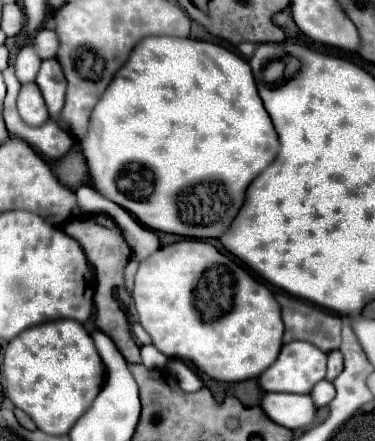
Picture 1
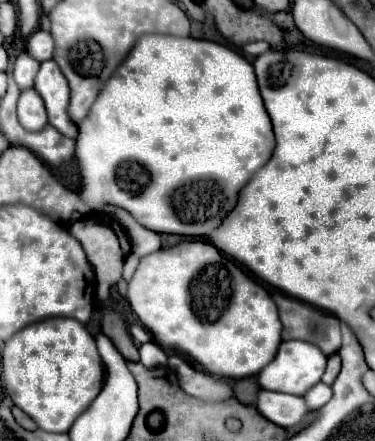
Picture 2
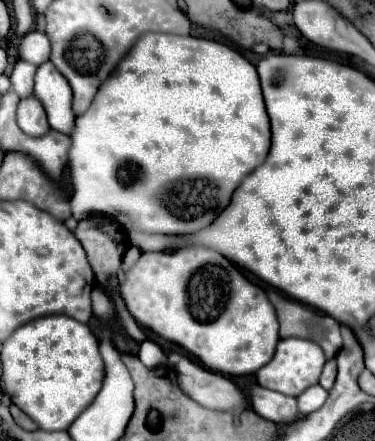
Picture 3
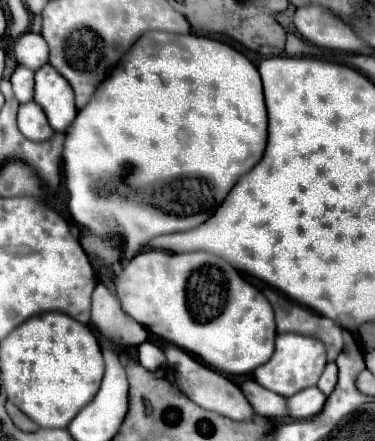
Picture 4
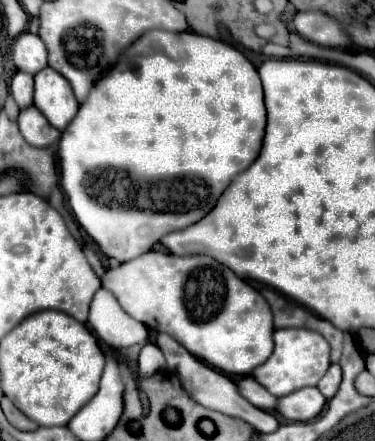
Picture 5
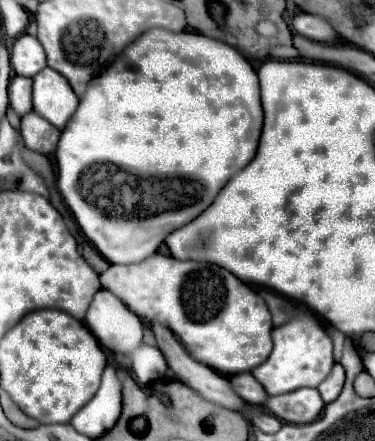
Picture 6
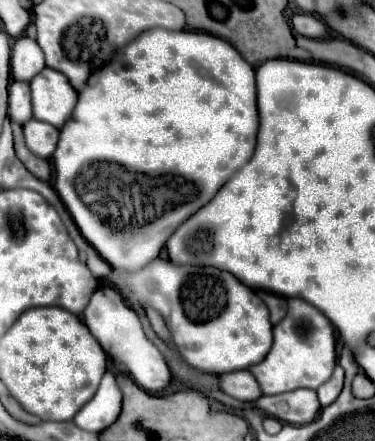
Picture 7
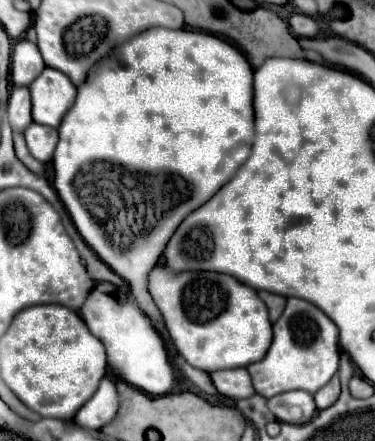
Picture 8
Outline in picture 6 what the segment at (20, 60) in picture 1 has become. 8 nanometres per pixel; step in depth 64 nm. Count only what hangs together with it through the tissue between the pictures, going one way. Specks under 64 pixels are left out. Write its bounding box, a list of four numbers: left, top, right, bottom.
[8,76,32,116]

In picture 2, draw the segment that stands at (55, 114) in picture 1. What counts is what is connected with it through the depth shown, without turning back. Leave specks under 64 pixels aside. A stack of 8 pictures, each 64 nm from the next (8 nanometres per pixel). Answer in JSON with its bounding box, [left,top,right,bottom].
[34,60,78,138]

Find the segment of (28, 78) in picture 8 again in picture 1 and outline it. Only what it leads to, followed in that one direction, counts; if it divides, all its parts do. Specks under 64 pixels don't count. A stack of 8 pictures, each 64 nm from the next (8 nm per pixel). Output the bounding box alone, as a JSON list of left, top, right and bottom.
[34,28,58,60]

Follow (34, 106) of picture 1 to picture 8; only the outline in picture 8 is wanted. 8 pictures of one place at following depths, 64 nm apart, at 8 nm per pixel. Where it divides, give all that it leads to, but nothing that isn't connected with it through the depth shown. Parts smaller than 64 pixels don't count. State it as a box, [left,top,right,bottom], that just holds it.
[26,122,58,162]

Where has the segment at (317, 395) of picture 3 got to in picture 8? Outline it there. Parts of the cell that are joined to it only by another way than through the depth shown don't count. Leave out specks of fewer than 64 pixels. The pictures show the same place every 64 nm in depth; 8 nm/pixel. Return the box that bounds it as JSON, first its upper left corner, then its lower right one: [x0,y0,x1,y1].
[266,390,316,424]

